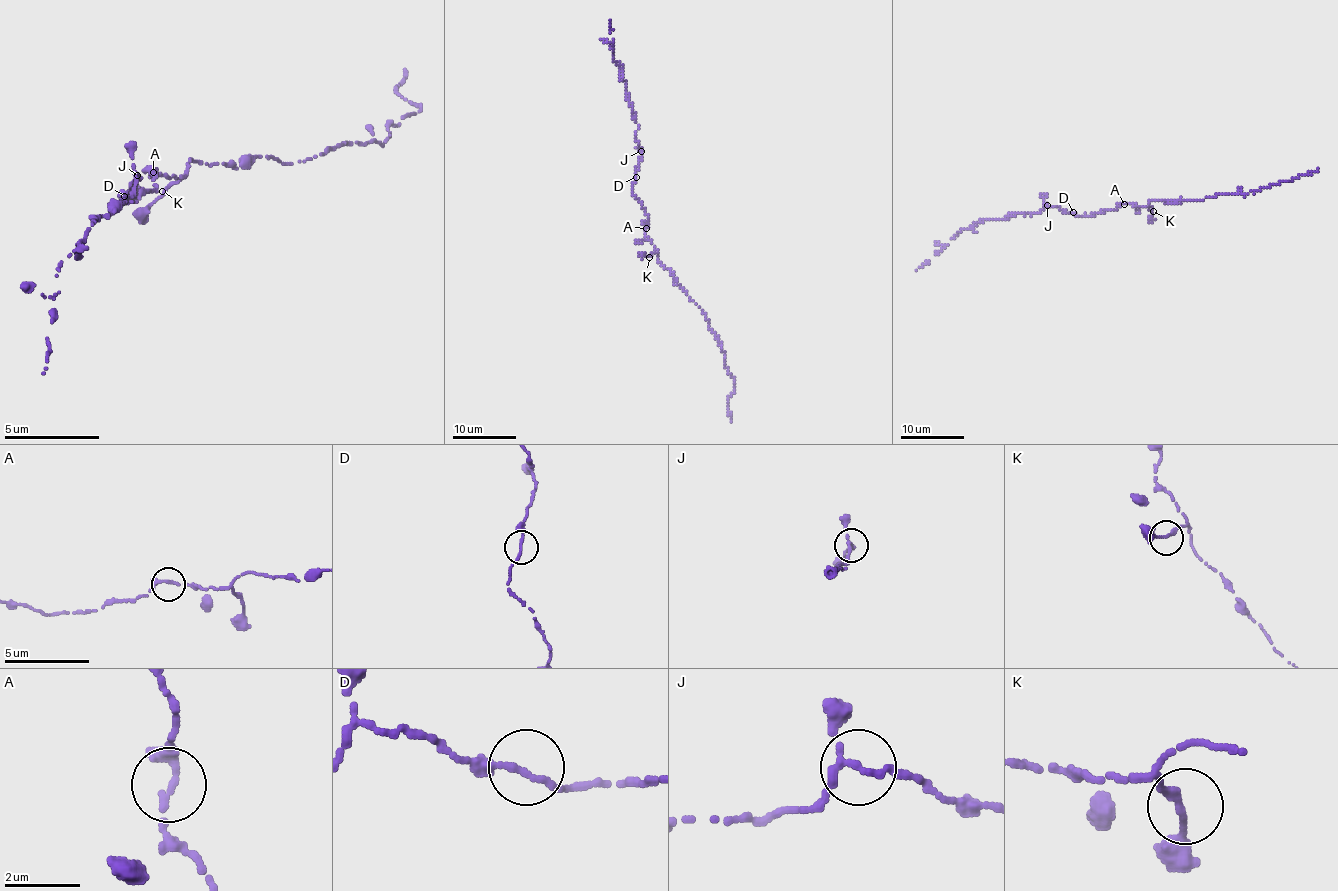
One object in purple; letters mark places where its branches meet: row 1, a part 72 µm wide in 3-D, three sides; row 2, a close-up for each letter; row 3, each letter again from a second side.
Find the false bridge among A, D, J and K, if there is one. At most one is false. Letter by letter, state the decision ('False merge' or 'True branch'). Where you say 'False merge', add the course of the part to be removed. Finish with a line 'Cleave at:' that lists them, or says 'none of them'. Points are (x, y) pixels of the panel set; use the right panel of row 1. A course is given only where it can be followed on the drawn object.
A: True branch
D: True branch
J: True branch
K: True branch
Cleave at: none of them

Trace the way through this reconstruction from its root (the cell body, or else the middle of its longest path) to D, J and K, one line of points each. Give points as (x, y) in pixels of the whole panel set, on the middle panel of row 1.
D: (646, 222), (647, 217), (641, 201), (631, 193), (636, 177)
J: (646, 222), (647, 217), (641, 201), (631, 193), (641, 152)
K: (646, 222), (644, 234), (657, 250), (649, 257)

